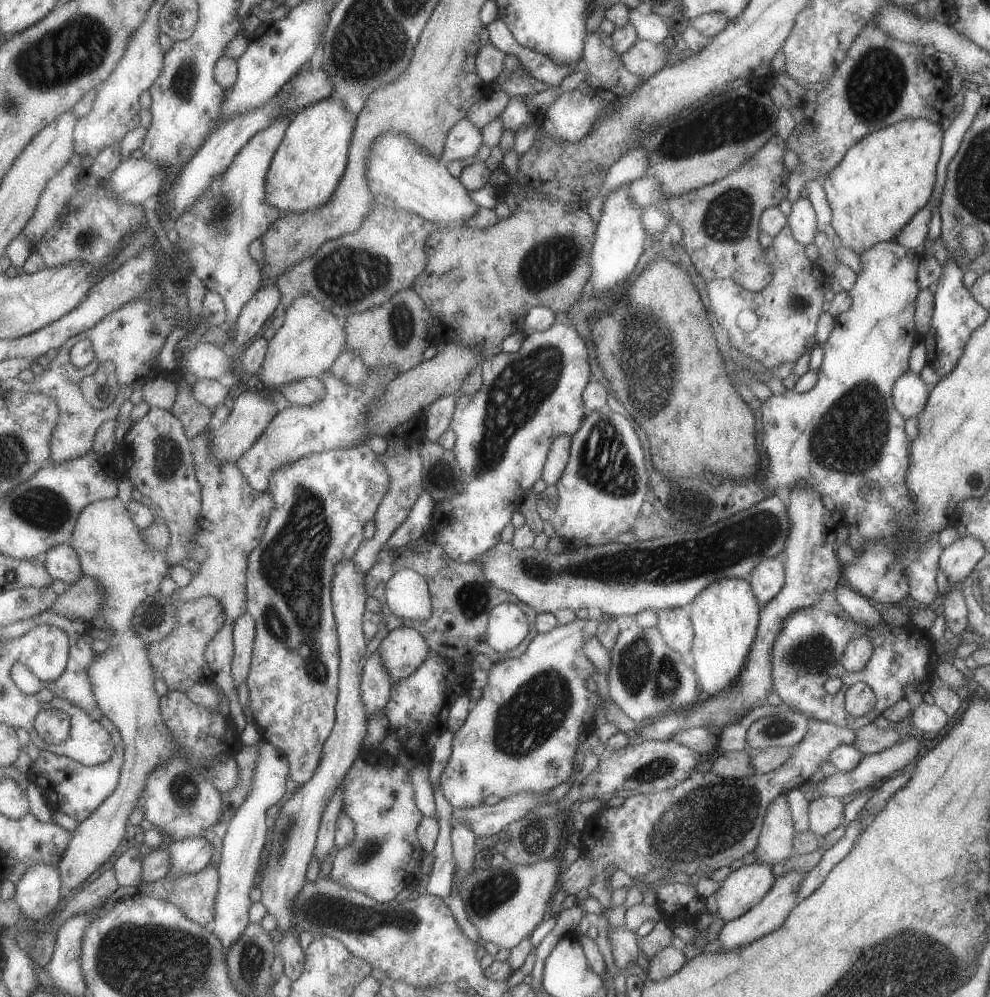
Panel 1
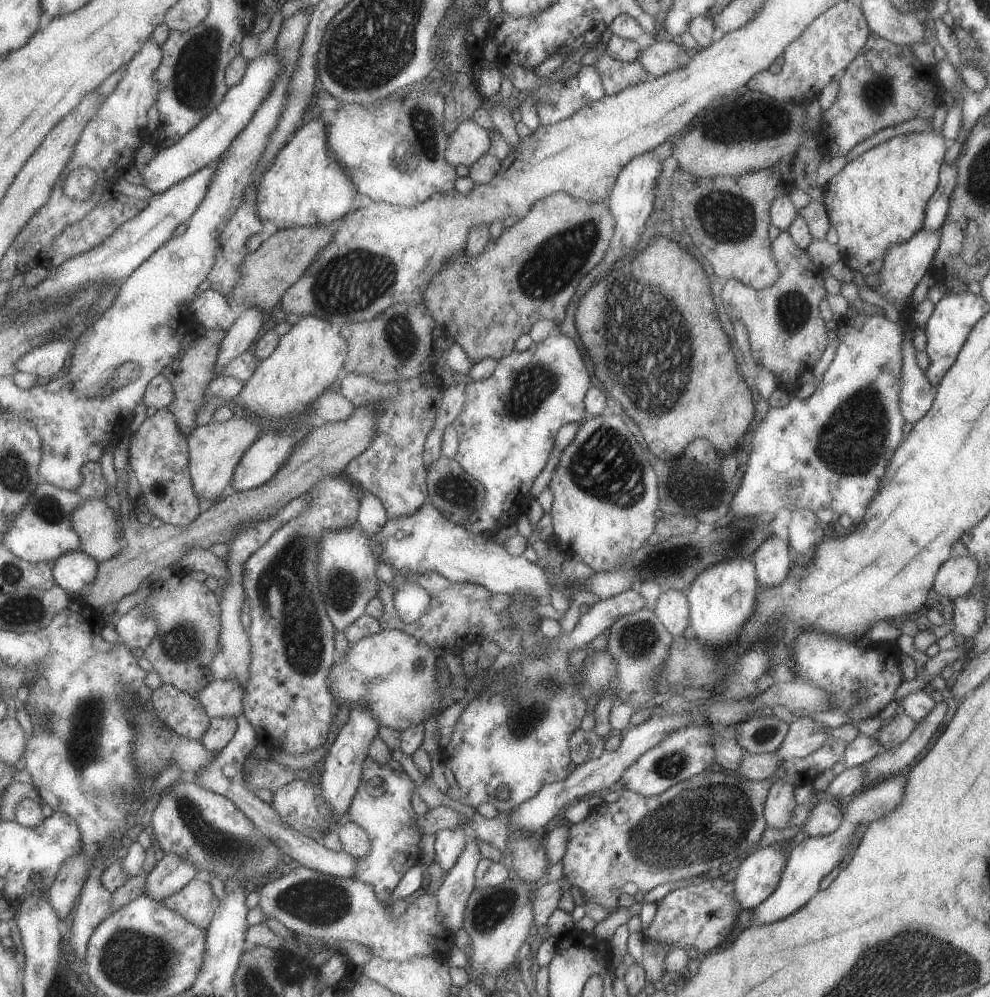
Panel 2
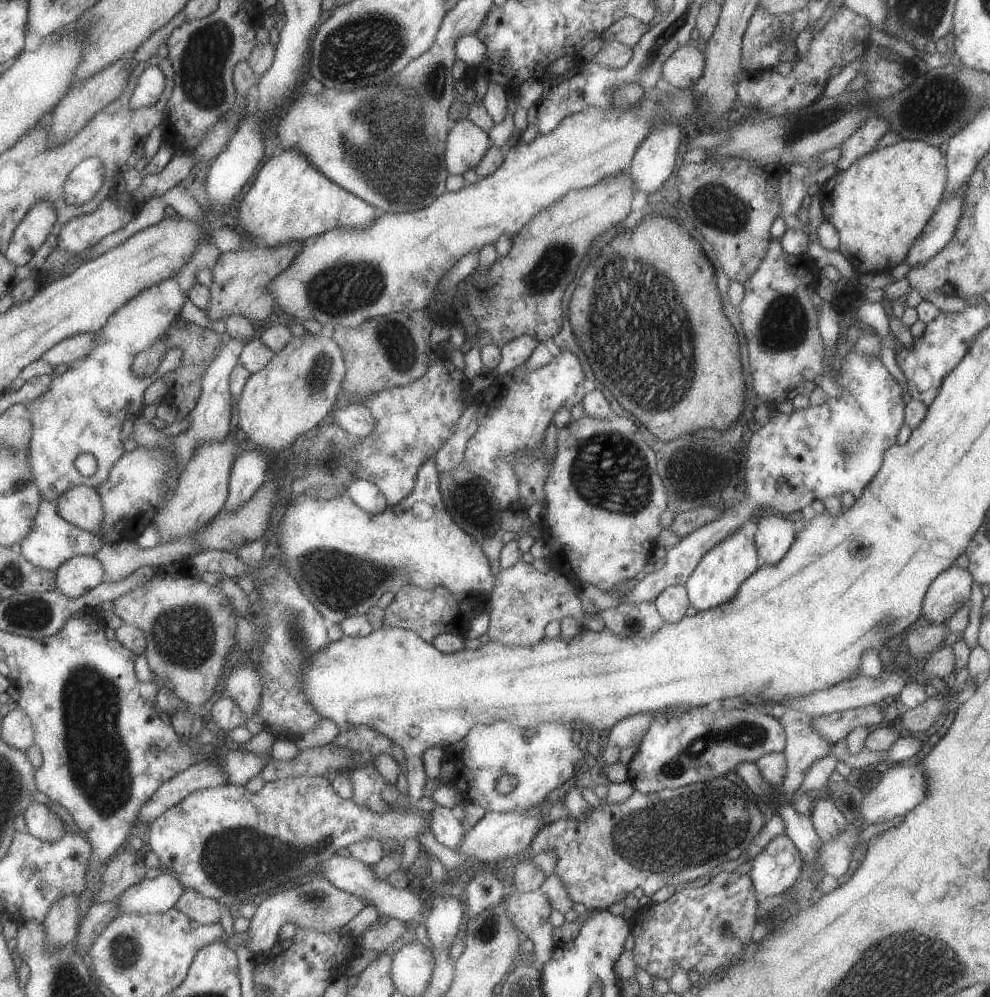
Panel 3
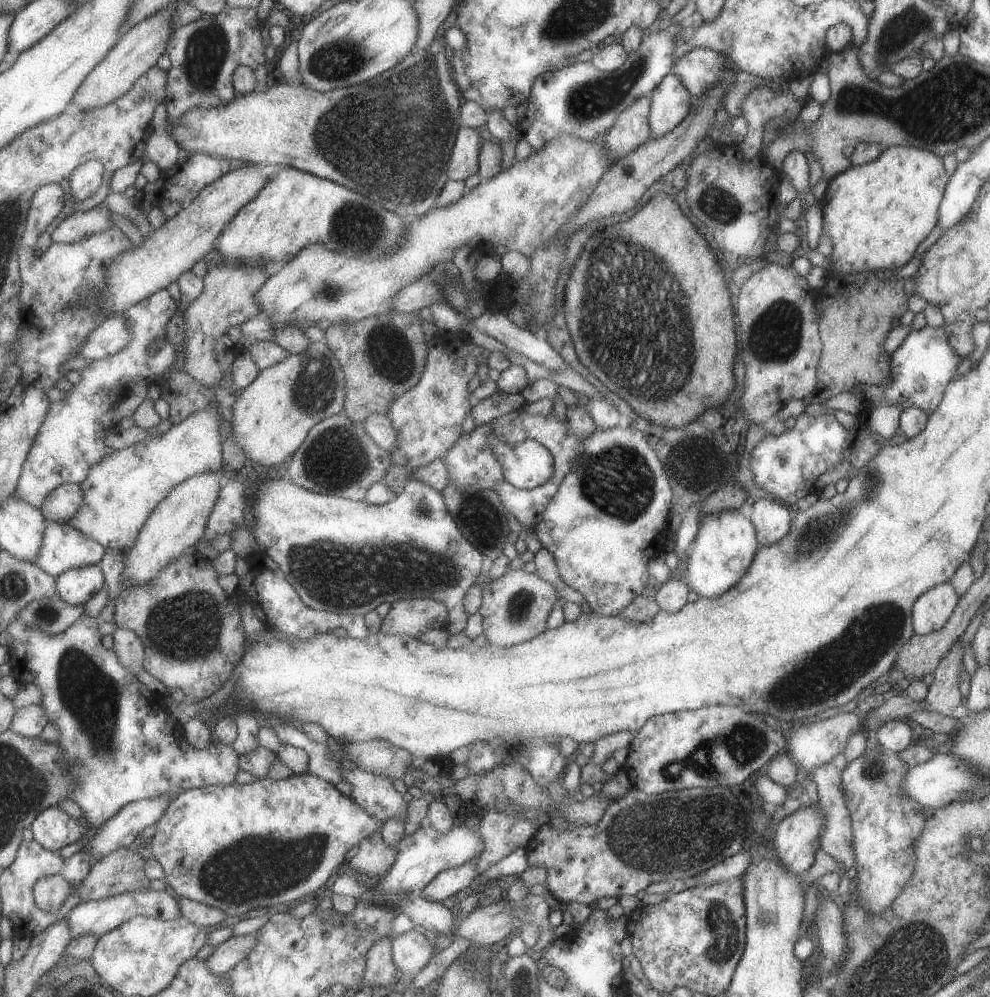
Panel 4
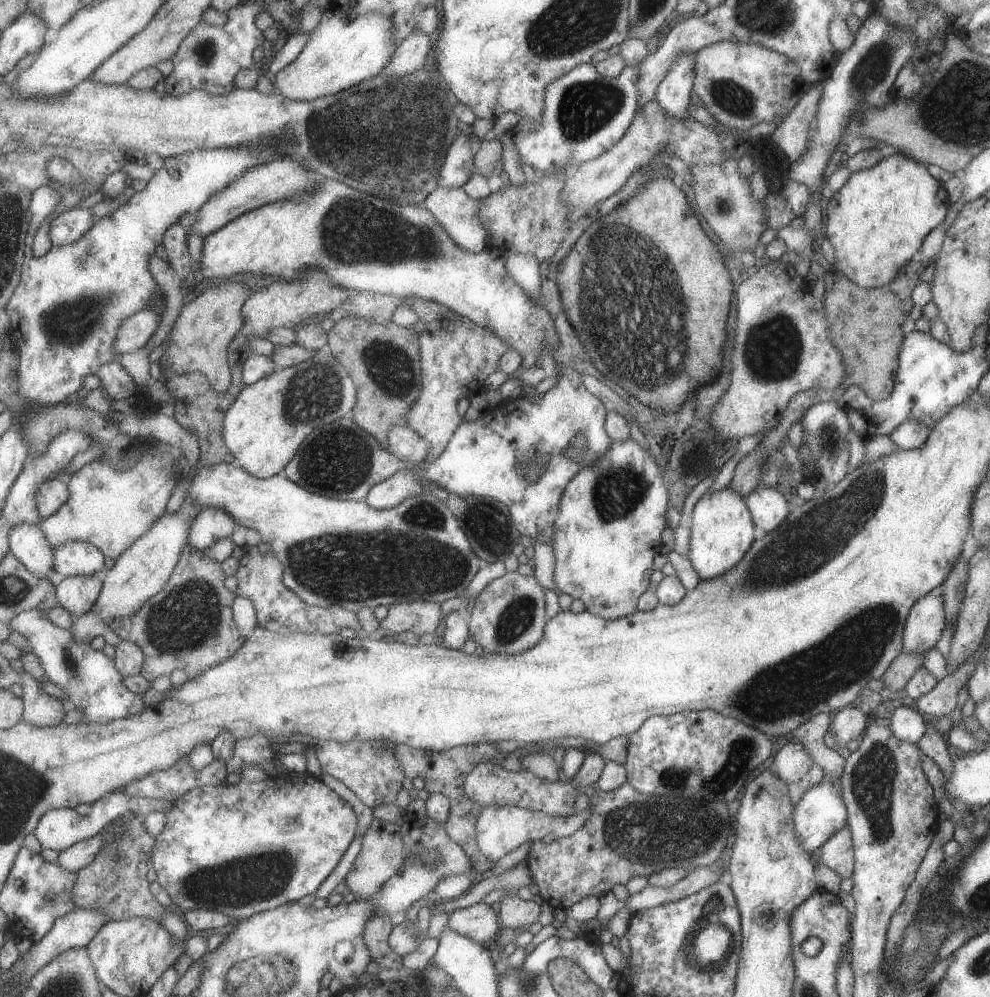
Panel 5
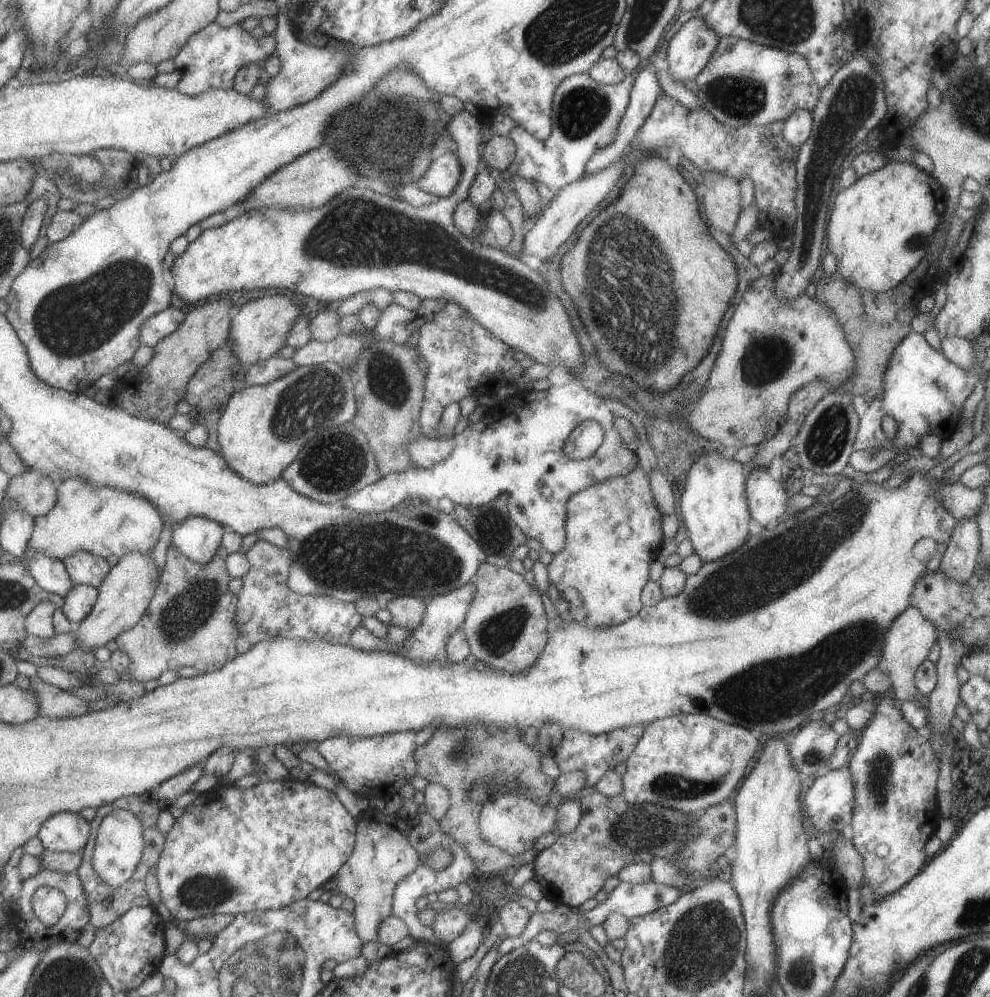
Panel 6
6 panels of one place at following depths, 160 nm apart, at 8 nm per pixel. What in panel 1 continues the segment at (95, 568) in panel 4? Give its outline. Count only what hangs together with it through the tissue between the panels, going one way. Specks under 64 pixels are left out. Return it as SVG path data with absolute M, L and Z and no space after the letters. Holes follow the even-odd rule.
M72 544L53 547L43 559L52 577L62 580L67 586L73 586L85 576L79 553Z

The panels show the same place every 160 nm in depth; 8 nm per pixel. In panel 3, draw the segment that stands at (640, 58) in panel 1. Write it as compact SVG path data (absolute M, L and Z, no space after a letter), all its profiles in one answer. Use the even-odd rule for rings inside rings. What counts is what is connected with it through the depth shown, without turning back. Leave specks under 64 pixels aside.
M700 43L680 46L667 57L662 66L662 77L670 89L685 91L692 87L704 71L705 55Z

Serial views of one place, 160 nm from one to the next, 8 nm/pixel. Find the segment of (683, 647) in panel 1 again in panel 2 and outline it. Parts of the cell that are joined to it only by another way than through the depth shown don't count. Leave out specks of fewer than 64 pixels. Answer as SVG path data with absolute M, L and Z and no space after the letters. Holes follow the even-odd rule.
M675 589L661 591L654 602L653 611L672 637L681 636L690 621L685 593Z

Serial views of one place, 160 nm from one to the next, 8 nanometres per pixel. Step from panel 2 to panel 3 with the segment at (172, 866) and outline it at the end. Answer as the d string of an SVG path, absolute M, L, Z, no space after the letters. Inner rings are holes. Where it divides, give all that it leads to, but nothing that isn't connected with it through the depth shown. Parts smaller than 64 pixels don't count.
M162 870L157 878L145 879L123 892L118 907L121 914L164 913L177 906L186 889L175 873Z

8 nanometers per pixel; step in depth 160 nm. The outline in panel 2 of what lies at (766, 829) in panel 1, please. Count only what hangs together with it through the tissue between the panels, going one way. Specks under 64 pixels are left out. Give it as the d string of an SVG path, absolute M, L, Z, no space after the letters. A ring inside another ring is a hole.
M775 779L770 784L762 809L766 826L776 829L789 826L788 820L796 804L794 786L783 779Z

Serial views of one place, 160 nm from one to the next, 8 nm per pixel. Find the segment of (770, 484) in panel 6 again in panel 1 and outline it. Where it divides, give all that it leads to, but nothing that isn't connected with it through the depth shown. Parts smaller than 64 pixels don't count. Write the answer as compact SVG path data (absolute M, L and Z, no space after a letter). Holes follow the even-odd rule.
M779 558L761 559L748 574L747 579L751 585L757 602L762 606L774 598L784 584L784 569Z

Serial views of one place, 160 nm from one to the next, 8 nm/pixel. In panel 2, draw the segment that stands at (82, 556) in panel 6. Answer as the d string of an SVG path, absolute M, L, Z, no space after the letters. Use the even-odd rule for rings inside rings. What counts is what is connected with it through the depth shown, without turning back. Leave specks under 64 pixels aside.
M88 462L84 466L83 473L84 483L77 491L62 489L43 481L27 506L13 521L9 532L5 535L4 544L26 561L35 564L46 562L52 566L60 556L82 550L81 537L72 523L72 512L87 499L104 499L103 496L107 494L107 482L99 462Z

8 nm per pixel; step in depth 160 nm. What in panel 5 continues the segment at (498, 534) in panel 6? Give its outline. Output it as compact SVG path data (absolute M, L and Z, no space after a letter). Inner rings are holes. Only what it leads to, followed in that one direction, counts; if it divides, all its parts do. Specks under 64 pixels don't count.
M449 493L444 503L448 505L453 516L456 517L469 536L473 552L488 563L504 562L507 556L511 554L513 546L524 539L522 533L515 527L508 508L501 502L498 503L489 497L476 497L473 495L460 497Z

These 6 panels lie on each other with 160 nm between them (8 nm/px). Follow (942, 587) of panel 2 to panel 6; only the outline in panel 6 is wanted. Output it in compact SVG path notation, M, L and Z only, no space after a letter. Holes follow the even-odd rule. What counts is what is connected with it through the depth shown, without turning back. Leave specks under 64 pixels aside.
M909 605L900 615L897 615L885 631L880 659L877 661L876 669L887 675L890 682L890 694L897 702L919 701L925 708L928 700L915 688L915 669L927 659L929 649L937 640L935 629L932 624L915 608Z

